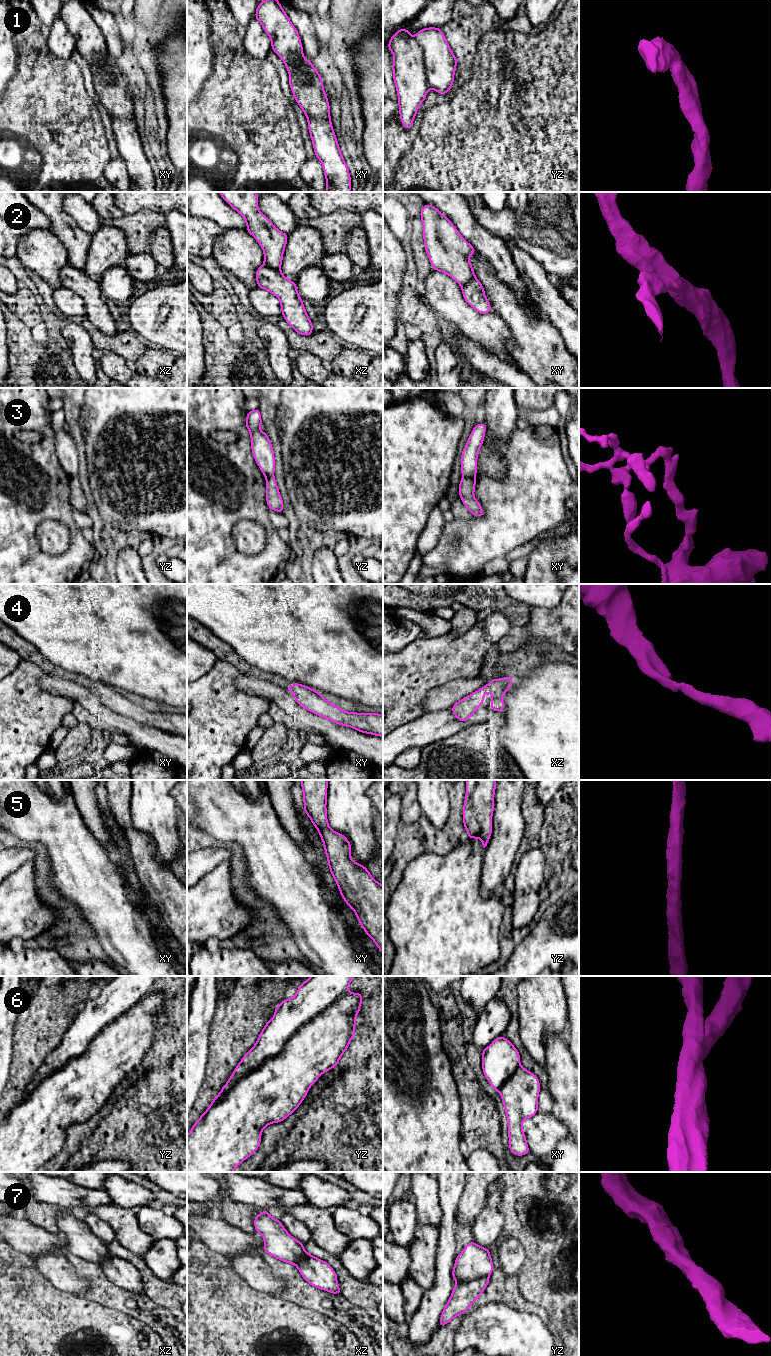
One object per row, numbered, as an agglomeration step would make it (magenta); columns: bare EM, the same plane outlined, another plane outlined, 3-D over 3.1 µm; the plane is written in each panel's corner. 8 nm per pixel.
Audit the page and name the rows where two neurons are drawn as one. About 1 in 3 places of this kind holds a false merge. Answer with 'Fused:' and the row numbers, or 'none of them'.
Fused: 3, 6

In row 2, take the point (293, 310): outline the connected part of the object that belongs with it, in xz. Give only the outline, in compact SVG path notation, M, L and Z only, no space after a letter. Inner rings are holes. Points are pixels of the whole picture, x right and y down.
M219 192L221 197L245 219L247 232L260 244L264 264L256 271L259 288L269 291L280 300L282 316L299 334L310 336L313 324L299 297L296 283L281 273L283 253L288 235L278 230L258 209L256 192Z

